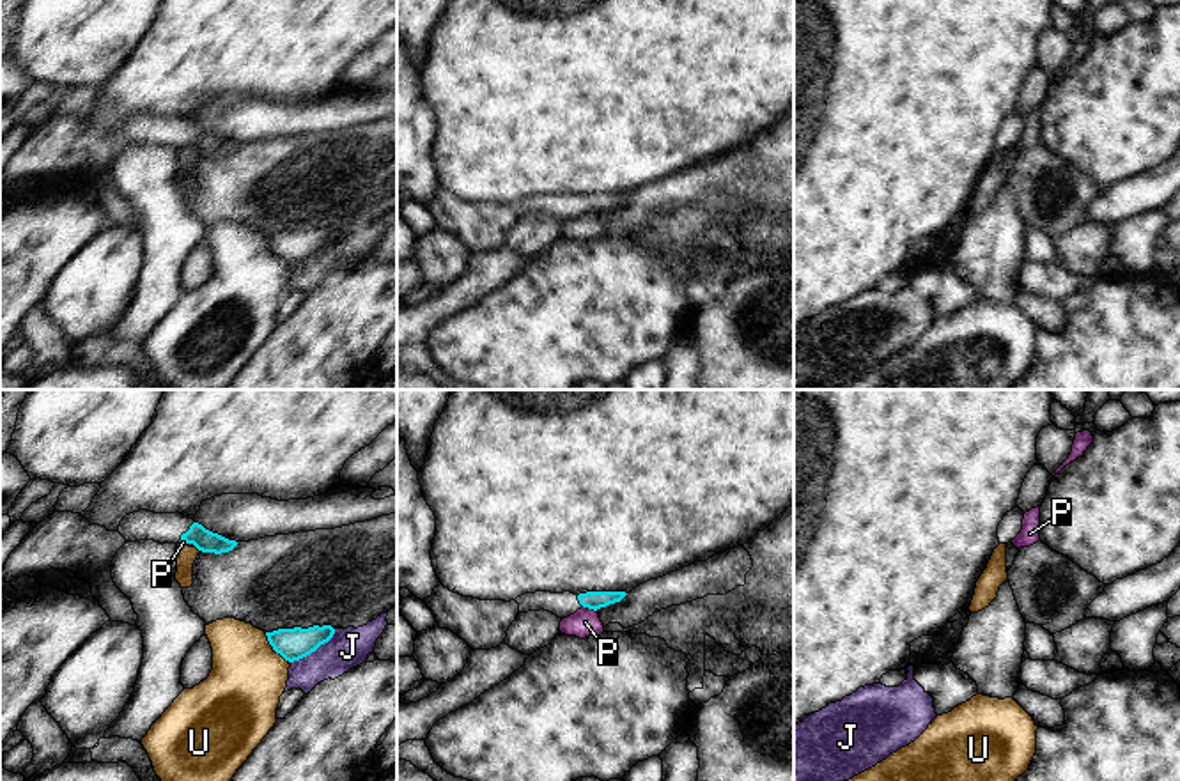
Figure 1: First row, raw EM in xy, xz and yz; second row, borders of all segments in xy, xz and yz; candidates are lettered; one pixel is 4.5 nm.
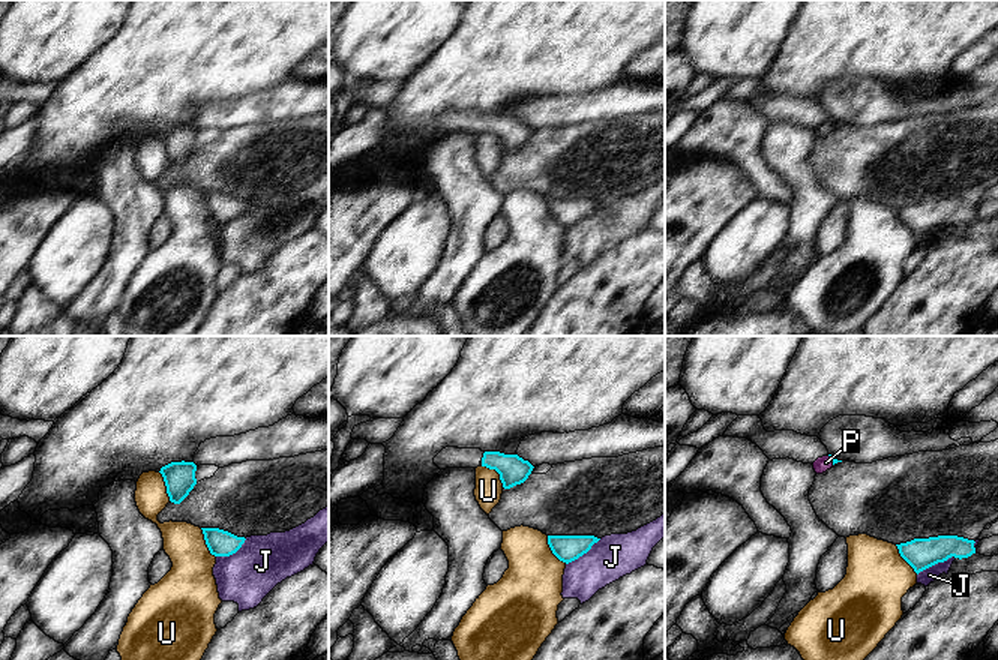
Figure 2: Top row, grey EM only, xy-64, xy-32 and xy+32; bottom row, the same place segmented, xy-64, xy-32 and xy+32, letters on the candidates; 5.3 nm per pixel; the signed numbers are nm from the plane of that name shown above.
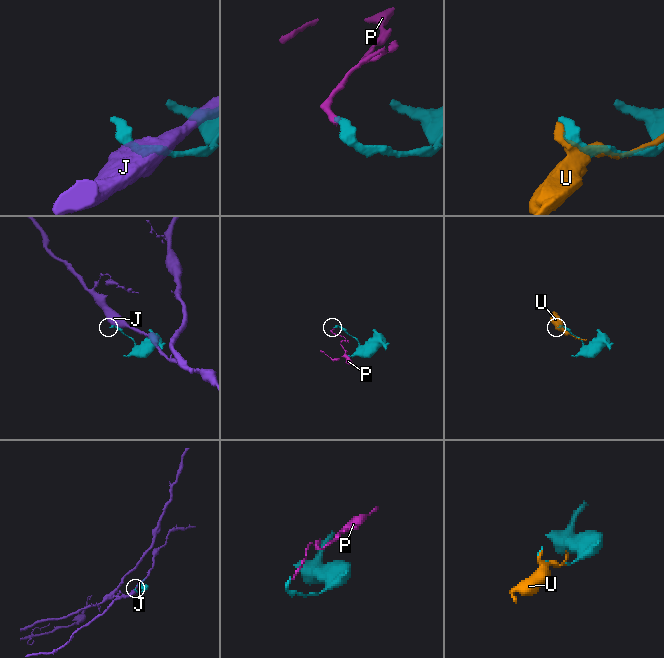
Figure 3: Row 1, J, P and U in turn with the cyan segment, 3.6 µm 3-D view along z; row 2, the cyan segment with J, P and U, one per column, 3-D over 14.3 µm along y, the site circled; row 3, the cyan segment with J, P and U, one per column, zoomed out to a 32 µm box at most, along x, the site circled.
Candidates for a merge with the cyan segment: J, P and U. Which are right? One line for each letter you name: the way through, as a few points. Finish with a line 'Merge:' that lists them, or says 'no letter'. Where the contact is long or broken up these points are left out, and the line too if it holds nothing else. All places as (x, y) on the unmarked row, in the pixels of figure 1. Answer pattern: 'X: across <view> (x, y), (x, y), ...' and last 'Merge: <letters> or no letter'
Merge: no letter

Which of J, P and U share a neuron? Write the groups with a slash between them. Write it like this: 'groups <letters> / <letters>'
groups J / P U

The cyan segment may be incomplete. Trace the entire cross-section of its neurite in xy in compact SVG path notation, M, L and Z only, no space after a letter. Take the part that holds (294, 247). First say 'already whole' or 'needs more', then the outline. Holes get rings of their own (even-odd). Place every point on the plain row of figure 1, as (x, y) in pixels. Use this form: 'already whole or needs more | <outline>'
already whole | M314 228L308 232L294 230L294 232L278 232L273 236L266 236L273 253L289 266L310 259L321 248L328 246L333 241L333 237L335 232L331 228L322 228L322 230Z

